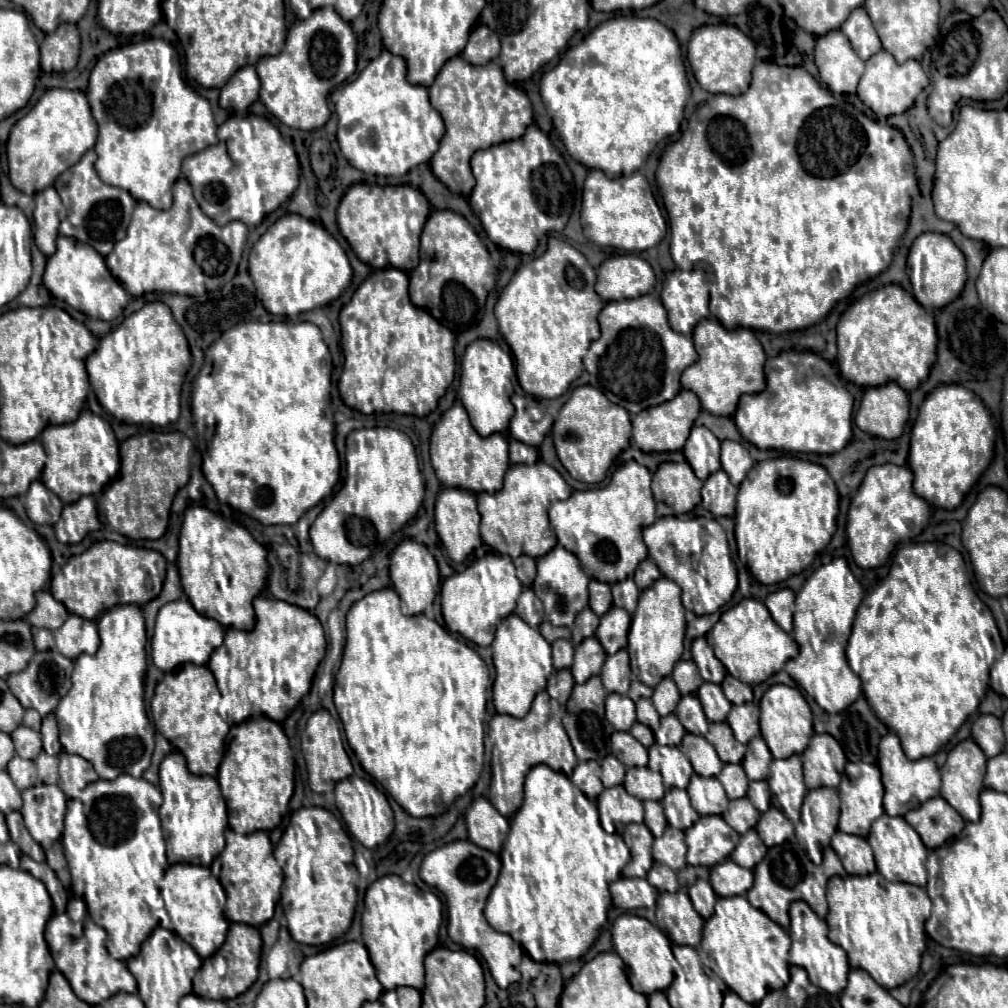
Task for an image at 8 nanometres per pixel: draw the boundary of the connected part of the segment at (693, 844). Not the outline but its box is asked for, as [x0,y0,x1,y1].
[685,815,739,867]

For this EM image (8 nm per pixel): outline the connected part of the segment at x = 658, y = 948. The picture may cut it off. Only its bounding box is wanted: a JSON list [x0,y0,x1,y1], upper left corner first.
[613,913,675,995]

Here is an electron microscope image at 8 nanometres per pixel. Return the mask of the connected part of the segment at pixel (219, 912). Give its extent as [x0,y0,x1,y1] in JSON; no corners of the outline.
[159,865,229,959]

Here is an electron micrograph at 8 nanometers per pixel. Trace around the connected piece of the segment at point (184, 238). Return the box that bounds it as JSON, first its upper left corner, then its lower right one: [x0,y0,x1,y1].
[105,179,247,295]

